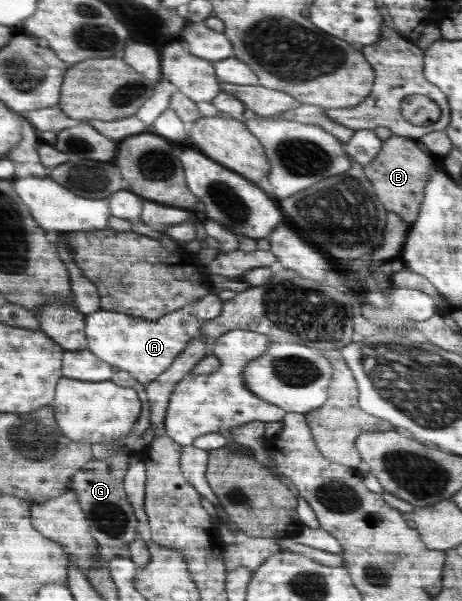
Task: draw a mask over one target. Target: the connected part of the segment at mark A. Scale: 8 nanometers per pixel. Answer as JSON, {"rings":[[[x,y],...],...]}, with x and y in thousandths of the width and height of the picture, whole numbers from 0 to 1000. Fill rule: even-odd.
{"rings":[[[455,486],[429,502],[400,507],[333,534],[221,514],[180,526],[175,534],[182,542],[182,562],[193,572],[190,581],[203,591],[242,611],[281,621],[299,632],[299,641],[320,641],[368,611],[413,564],[426,561],[437,539],[476,524],[481,512],[483,501],[472,491]]]}

